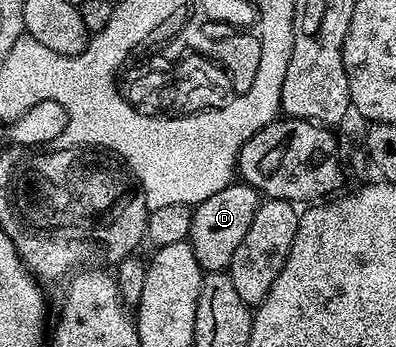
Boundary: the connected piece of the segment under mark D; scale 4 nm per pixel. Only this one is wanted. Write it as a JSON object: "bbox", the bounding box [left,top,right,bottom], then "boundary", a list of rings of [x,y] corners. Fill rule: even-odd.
{"bbox":[187,183,261,273],"boundary":[[[233,183],[218,191],[218,195],[210,195],[210,199],[192,209],[192,226],[187,242],[192,246],[194,255],[205,273],[223,273],[227,270],[234,259],[234,251],[238,251],[238,243],[242,243],[246,231],[250,231],[250,223],[254,223],[254,215],[261,200],[260,190],[253,185]]]}

